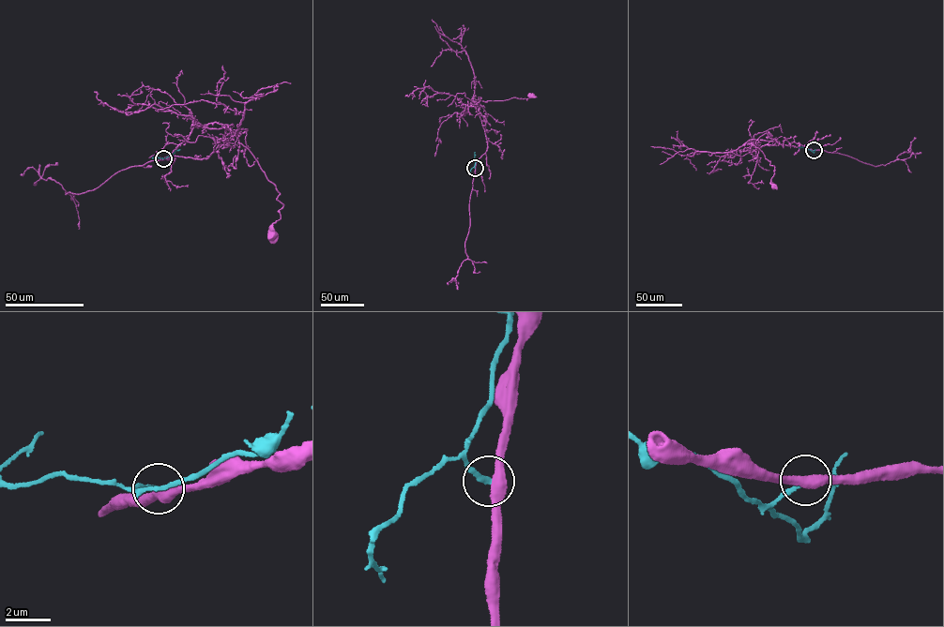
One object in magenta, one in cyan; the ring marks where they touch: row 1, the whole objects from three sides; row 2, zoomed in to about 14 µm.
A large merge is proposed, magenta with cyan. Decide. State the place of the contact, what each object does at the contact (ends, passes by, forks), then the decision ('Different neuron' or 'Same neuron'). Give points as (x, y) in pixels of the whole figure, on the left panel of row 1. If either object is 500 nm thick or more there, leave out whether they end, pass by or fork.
Place: (163, 158). At the ring magenta passes by. At the ring cyan ends. Different neuron

